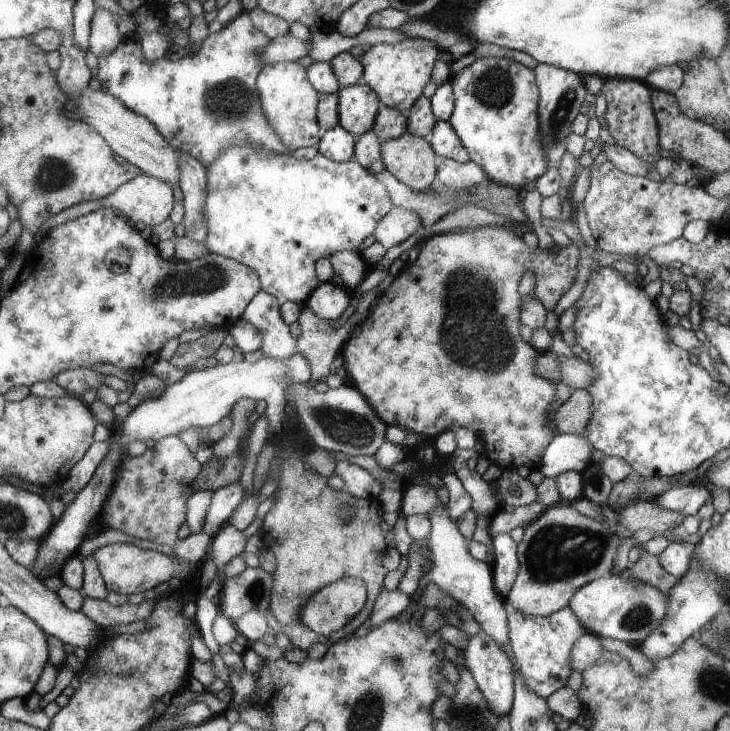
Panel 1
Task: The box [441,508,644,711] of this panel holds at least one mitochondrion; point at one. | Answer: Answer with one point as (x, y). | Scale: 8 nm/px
(556, 553)

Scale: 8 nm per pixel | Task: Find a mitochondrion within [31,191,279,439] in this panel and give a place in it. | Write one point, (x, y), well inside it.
(211, 278)

